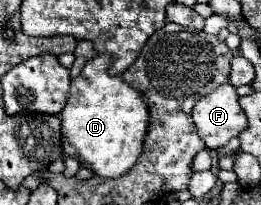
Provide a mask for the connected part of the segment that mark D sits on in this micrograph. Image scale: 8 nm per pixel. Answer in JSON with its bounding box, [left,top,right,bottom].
[59,55,149,179]

